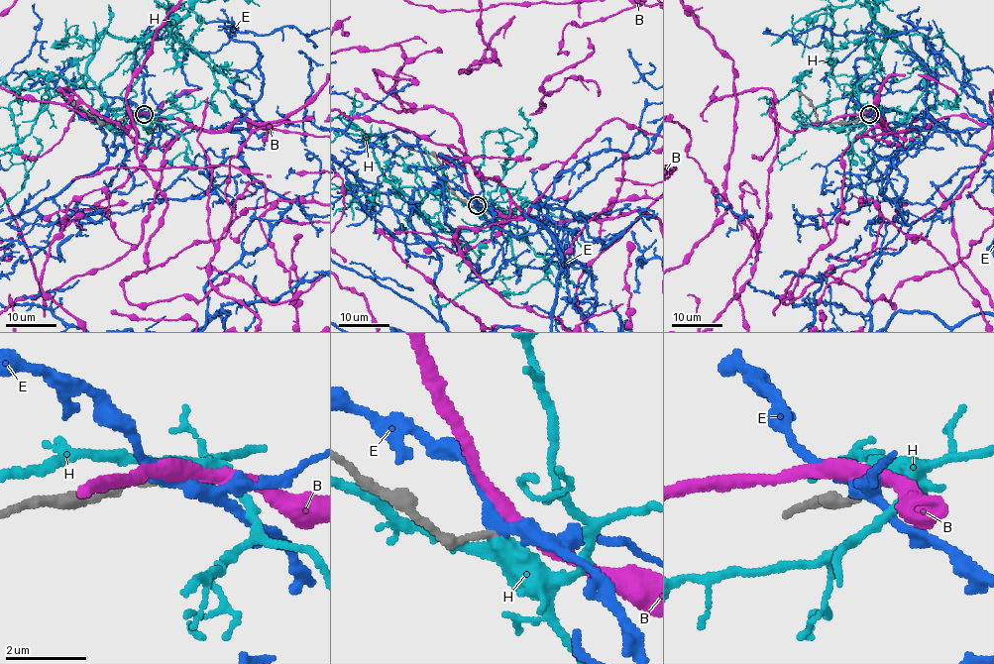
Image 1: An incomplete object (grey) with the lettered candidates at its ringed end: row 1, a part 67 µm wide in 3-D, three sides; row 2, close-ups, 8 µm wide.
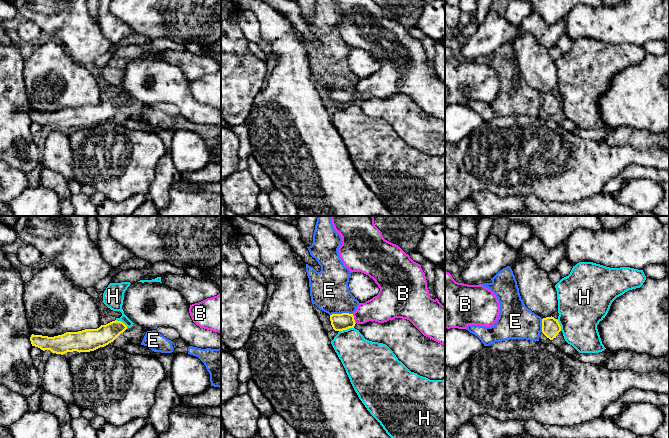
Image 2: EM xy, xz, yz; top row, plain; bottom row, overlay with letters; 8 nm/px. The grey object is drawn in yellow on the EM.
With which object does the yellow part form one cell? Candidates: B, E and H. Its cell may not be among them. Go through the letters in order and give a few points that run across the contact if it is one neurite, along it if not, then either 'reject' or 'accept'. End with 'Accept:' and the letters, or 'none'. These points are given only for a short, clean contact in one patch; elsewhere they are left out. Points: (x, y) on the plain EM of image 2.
B: xz (344, 97), (353, 95), (367, 87), (381, 84) | accept
E: xz (352, 89), (332, 89), (330, 91) | reject
H: xz (353, 103), (339, 107) | reject
Accept: B

